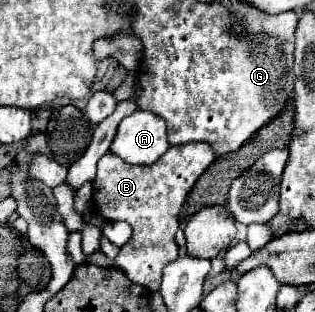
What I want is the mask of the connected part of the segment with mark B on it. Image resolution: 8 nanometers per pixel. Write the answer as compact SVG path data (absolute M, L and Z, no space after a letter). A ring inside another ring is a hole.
M184 143L170 147L154 165L130 165L118 155L106 153L98 161L94 179L94 201L98 215L106 221L126 221L132 227L132 237L120 247L114 265L122 269L130 281L158 291L162 269L178 257L174 235L178 231L178 213L196 179L216 159L206 143Z

